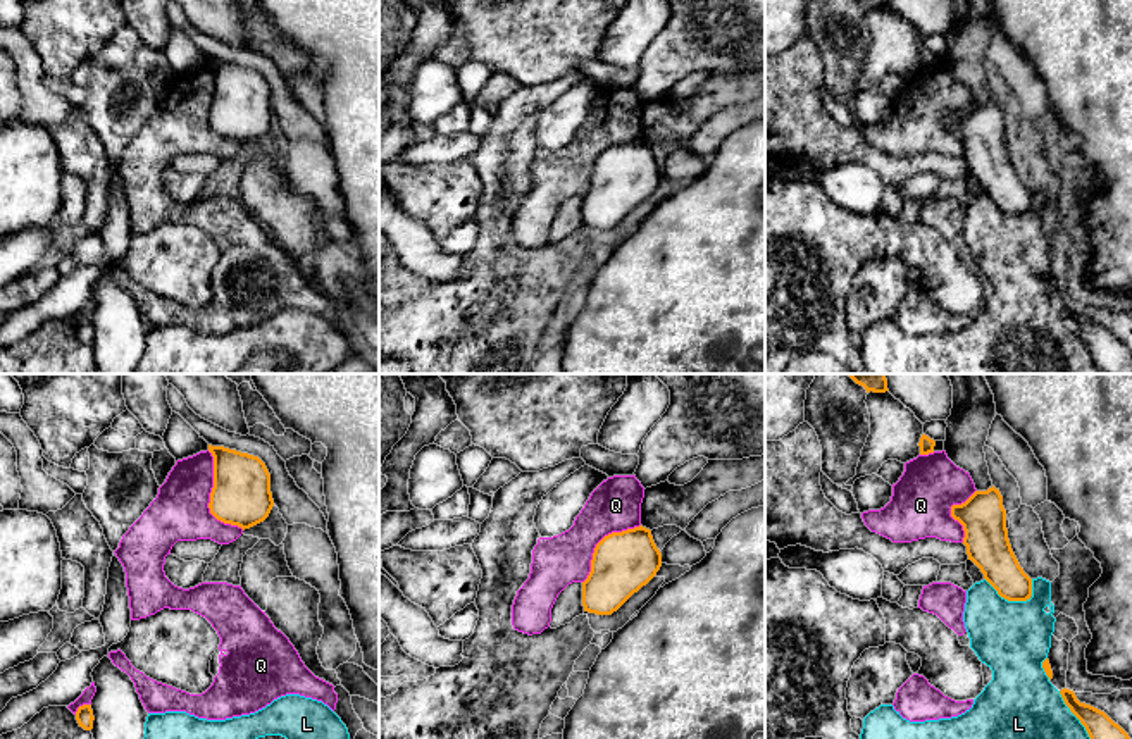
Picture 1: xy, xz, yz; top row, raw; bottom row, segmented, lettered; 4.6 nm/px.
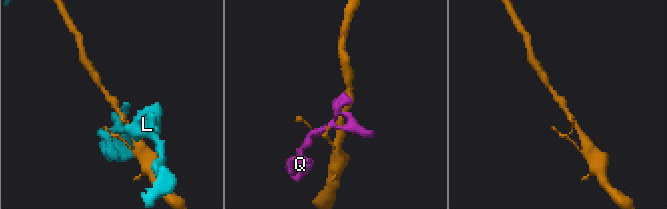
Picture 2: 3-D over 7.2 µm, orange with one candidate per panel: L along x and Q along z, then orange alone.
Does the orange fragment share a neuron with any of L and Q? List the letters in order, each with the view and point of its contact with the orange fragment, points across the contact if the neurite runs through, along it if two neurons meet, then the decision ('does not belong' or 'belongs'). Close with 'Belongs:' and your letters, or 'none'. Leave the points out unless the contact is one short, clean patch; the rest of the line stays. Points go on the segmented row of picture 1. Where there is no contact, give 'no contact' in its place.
L: yz (1007, 598) | does not belong
Q: xy (211, 498) | does not belong
Belongs: none

